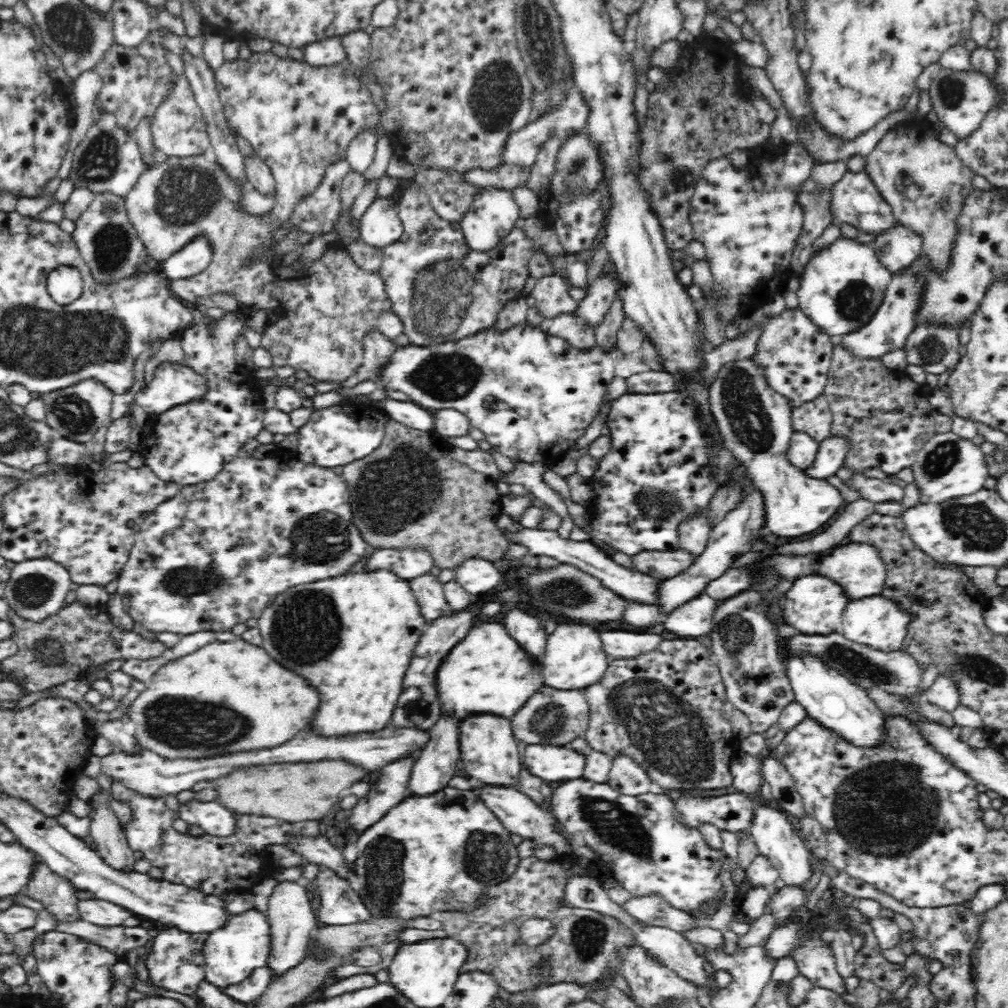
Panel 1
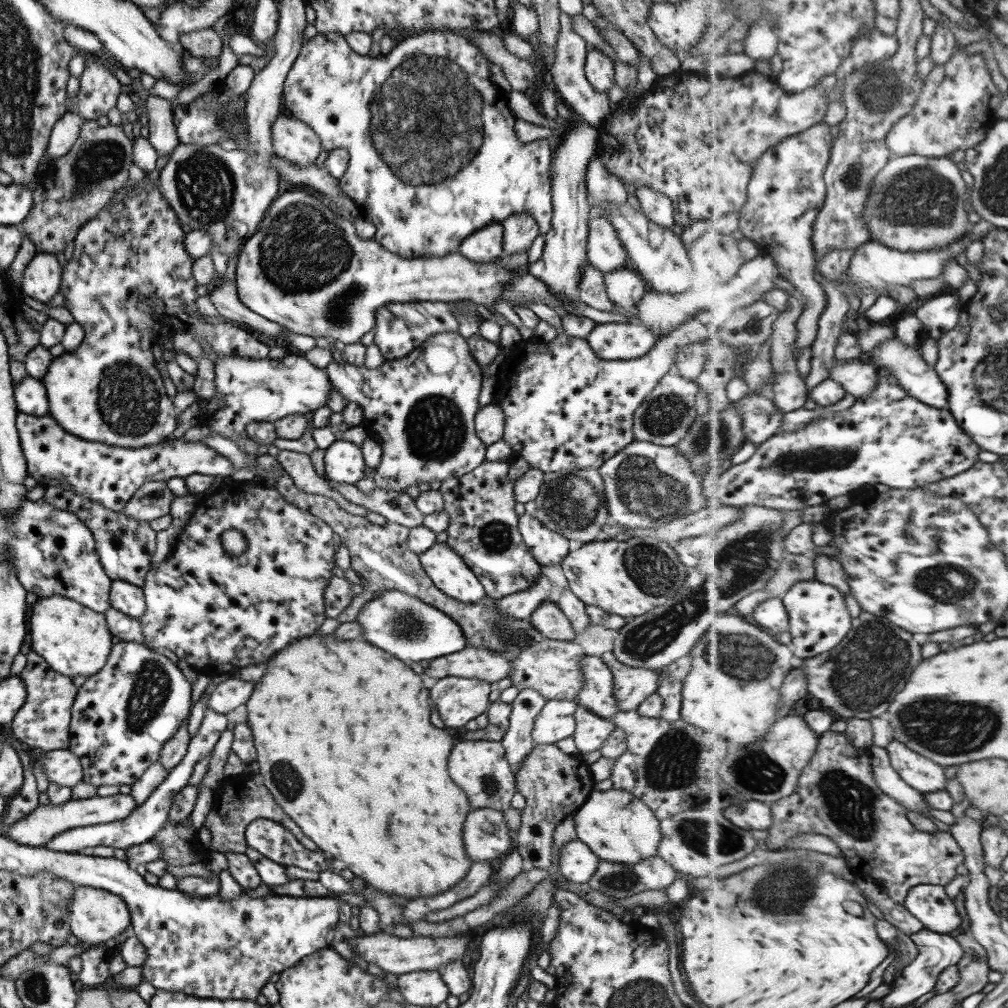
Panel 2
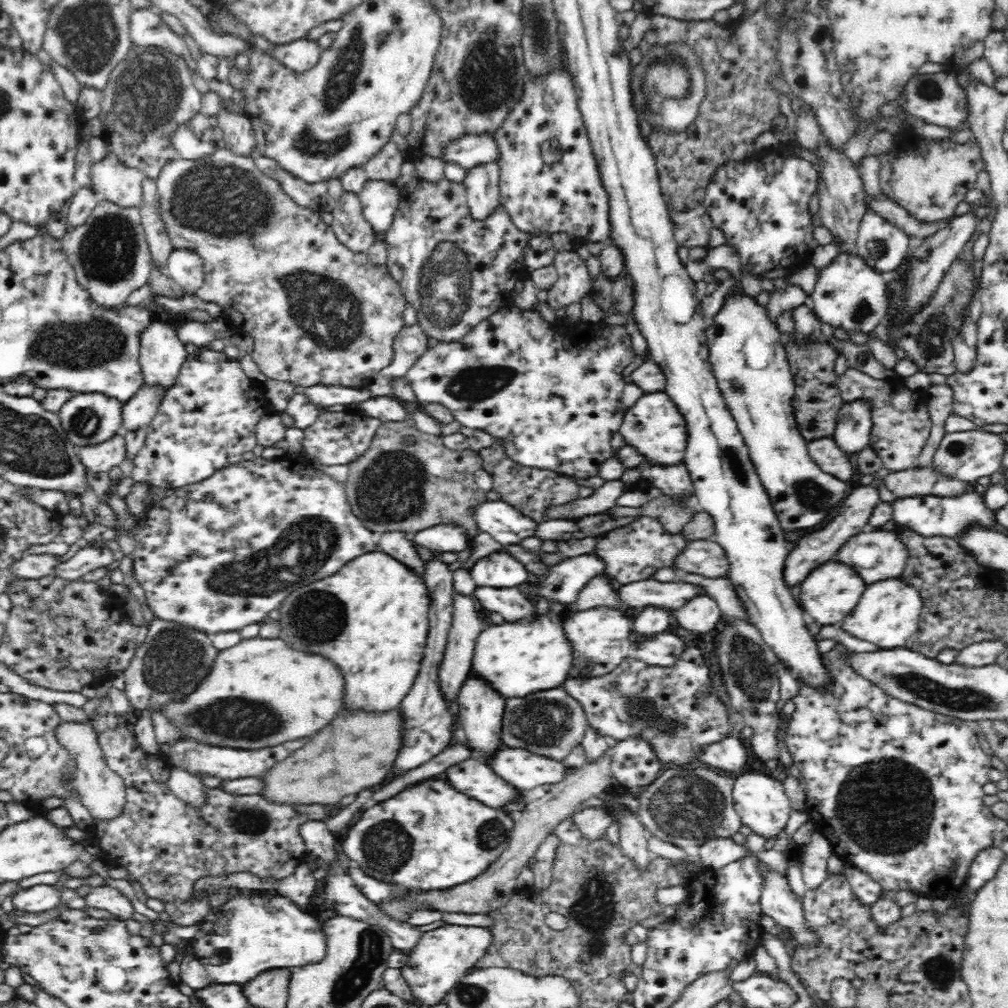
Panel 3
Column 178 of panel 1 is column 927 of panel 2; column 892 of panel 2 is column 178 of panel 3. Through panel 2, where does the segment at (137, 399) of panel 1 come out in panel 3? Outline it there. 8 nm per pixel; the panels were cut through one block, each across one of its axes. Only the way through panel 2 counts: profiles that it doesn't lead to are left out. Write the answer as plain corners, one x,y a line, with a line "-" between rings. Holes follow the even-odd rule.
150,321
139,337
139,363
144,383
170,388
189,355
184,345
167,322

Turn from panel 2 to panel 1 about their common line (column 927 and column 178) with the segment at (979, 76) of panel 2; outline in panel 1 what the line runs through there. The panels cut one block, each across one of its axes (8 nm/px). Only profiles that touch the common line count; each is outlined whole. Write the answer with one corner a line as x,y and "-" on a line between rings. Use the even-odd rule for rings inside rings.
184,74
178,77
174,94
170,95
165,101
151,122
155,148
168,156
187,157
210,153
211,142
207,133
208,124
195,101
194,92

